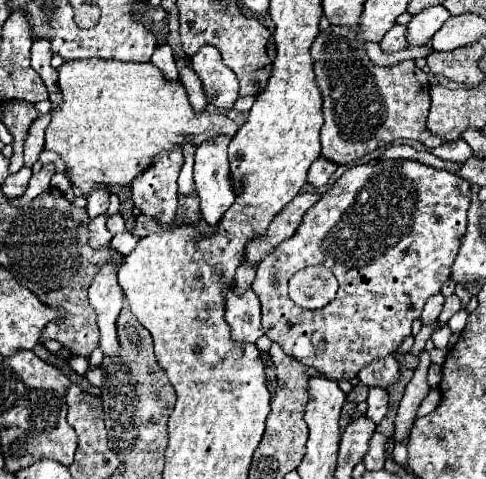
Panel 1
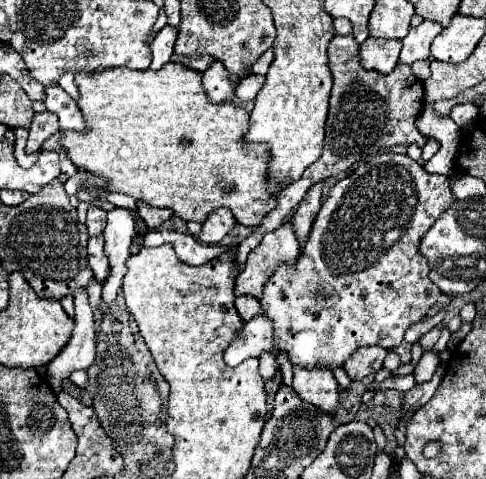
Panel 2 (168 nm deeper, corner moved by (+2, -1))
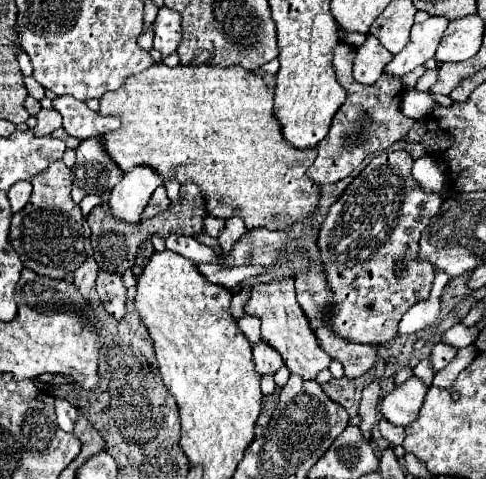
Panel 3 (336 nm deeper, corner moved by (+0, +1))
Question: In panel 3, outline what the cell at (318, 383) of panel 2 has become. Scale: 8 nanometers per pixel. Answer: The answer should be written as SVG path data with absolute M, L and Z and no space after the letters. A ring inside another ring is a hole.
M294 280L290 282L272 282L260 284L250 292L250 300L246 304L246 312L254 314L262 320L262 338L268 346L274 346L278 354L282 354L284 364L292 374L298 374L302 380L314 380L316 374L330 364L330 356L318 346L314 332L308 326L308 318L296 302Z

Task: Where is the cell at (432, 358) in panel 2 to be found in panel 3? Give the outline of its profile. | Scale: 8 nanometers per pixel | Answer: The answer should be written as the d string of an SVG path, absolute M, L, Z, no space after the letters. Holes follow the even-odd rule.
M408 378L380 400L378 412L394 426L408 426L418 418L426 390L428 388L418 378Z

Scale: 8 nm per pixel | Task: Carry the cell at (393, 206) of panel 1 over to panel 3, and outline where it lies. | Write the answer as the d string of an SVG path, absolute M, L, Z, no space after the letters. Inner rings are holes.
M406 150L384 152L352 180L352 184L344 190L340 200L330 208L320 236L320 260L326 270L326 282L334 294L336 304L332 312L328 312L328 322L334 332L346 340L360 344L382 344L392 340L398 334L400 318L420 300L426 300L432 290L434 266L430 262L416 260L418 258L418 240L422 230L428 226L430 218L440 210L440 196L426 194L412 180L412 156ZM402 258L406 262L404 274L394 272L394 262Z

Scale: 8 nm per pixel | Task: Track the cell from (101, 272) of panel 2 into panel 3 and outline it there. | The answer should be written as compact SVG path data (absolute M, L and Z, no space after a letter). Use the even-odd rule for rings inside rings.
M100 270L96 280L96 290L100 294L100 300L106 308L106 312L114 320L122 320L126 314L126 286L118 274L108 274Z

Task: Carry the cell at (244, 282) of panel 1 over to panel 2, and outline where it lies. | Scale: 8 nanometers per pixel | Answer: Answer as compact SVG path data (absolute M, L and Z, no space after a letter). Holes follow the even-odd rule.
M238 296L236 298L236 310L242 316L242 320L248 320L248 318L252 318L256 314L262 314L260 304L258 304L258 300L254 296Z

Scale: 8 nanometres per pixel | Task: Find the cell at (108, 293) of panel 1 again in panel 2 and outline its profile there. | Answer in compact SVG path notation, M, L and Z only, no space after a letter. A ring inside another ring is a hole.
M114 208L112 212L108 212L106 218L106 228L104 228L104 252L110 264L110 272L108 278L102 284L102 302L106 306L114 304L124 272L126 272L126 258L130 256L130 244L134 238L134 212L132 210L124 210L124 208Z

